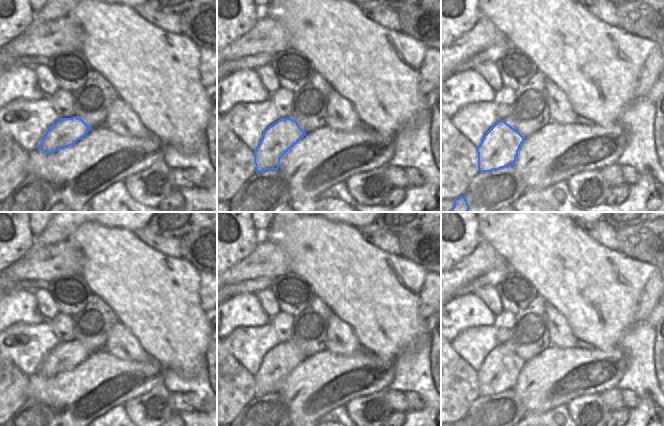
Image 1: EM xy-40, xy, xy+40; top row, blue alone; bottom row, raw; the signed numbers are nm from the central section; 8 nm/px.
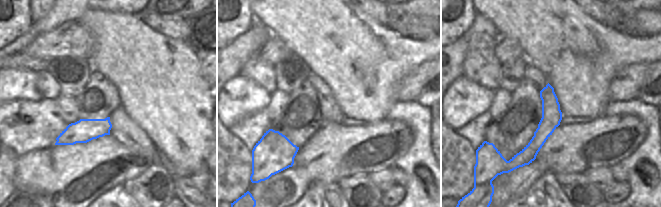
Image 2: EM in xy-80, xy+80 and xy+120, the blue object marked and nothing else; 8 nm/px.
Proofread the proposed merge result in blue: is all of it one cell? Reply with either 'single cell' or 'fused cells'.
fused cells

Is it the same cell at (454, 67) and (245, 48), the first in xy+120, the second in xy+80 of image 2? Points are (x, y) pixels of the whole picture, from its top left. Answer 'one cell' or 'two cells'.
one cell

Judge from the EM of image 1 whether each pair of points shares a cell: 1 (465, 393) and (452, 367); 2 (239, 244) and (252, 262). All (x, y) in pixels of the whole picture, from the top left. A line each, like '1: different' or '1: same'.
1: same
2: different

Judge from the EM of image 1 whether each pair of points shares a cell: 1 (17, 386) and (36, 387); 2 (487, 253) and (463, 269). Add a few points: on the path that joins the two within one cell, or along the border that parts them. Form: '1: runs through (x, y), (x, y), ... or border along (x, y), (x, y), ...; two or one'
1: border along (28, 376), (27, 399); two
2: runs through (481, 259), (469, 268); one

